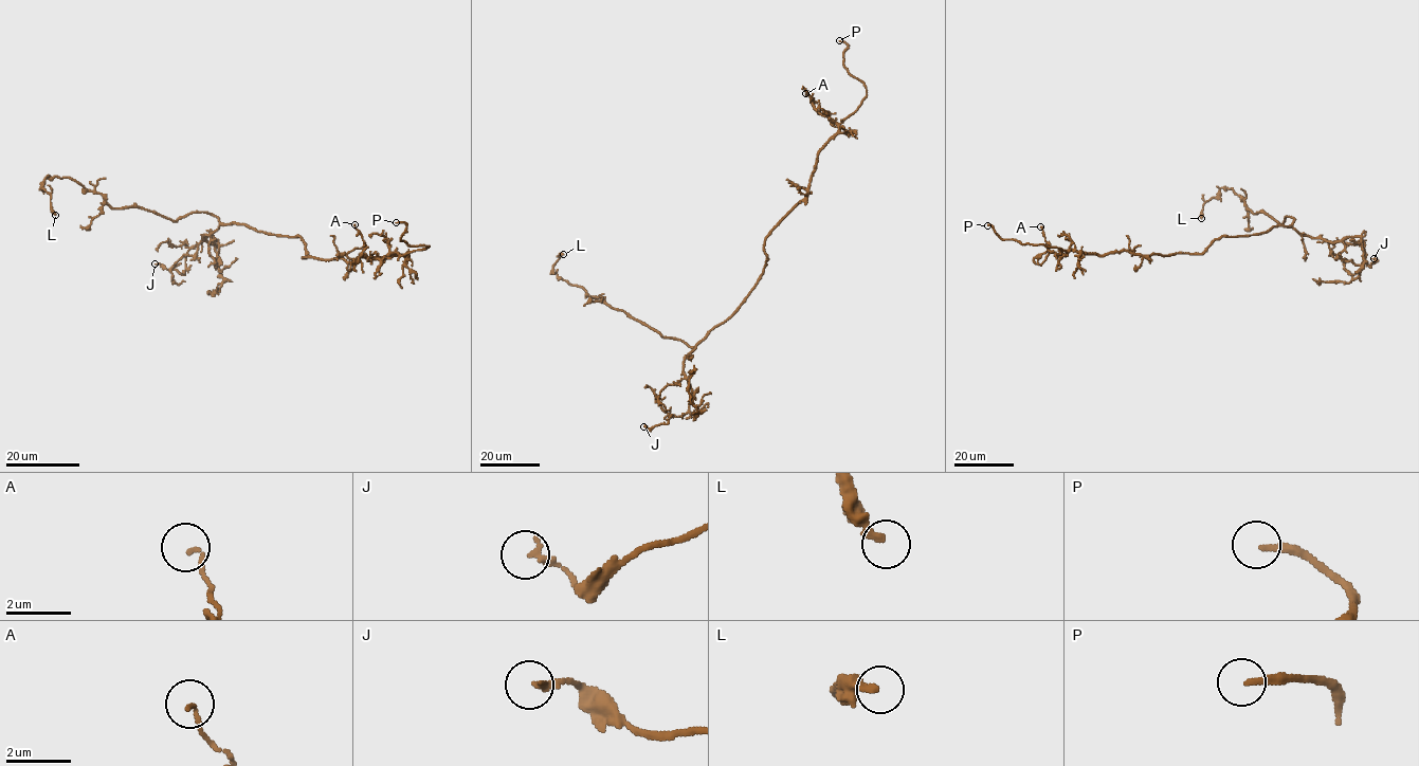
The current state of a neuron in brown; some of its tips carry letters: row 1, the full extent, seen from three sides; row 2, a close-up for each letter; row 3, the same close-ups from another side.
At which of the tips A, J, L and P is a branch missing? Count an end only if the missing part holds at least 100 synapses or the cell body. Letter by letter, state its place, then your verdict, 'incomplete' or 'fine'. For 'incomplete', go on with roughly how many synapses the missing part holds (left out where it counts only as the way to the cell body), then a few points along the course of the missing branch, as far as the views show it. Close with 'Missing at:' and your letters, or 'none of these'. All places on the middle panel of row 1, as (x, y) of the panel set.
A: place (805, 93); fine
J: place (643, 426); fine
L: place (563, 254); fine
P: place (839, 40); incomplete; course (839, 40), (817, 29)
Missing at: P

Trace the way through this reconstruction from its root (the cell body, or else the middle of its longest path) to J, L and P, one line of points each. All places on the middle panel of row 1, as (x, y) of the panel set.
J: (757, 280), (740, 307), (686, 357), (689, 411), (672, 415), (667, 424), (643, 426)
L: (757, 280), (729, 317), (690, 347), (663, 338), (599, 296), (561, 279), (552, 269), (563, 254)
P: (757, 280), (766, 265), (764, 238), (804, 198), (818, 150), (867, 94), (844, 66), (848, 46), (839, 40)

